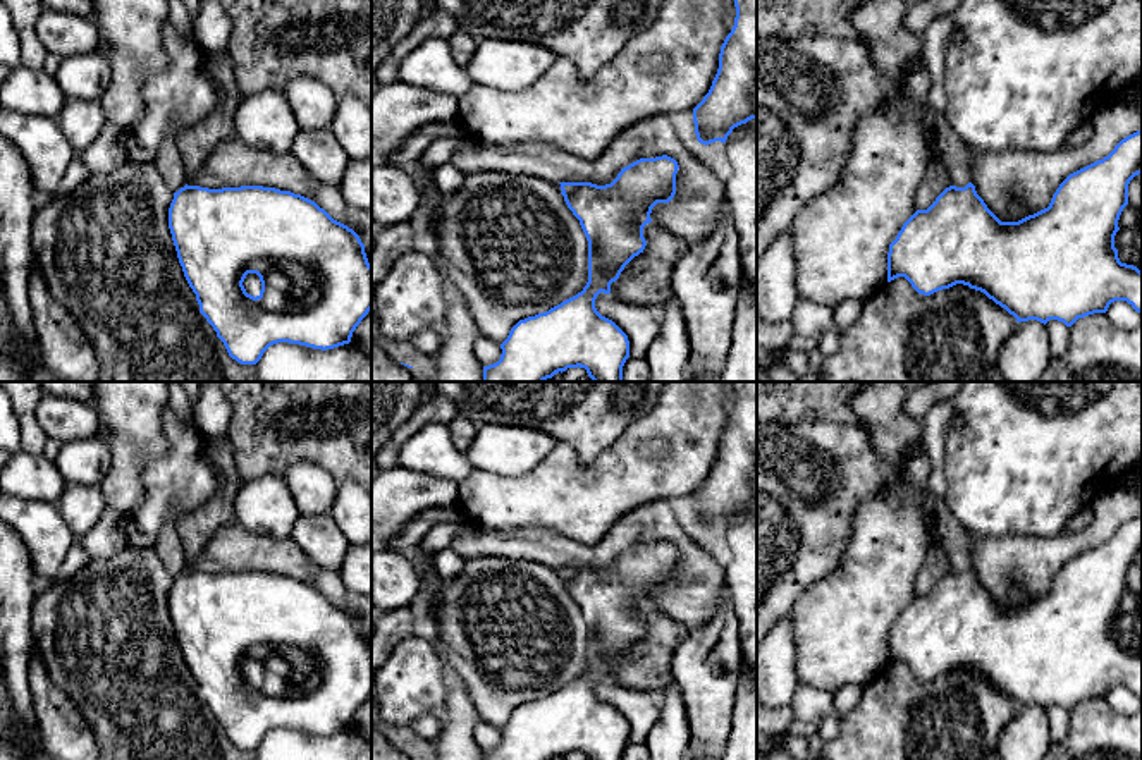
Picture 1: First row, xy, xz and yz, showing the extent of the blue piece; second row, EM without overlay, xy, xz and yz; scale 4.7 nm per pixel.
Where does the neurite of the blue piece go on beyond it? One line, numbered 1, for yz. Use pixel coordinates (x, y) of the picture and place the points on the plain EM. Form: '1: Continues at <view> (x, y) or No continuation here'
1: No continuation here

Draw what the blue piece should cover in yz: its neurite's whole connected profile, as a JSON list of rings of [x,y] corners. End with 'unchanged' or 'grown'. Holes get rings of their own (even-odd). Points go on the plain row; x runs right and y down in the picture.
[[[1142,514],[1102,545],[1070,559],[1047,593],[1018,607],[1001,607],[972,567],[949,571],[927,595],[917,595],[889,629],[887,667],[905,662],[924,681],[963,669],[984,677],[1018,708],[1058,705],[1071,712],[1078,703],[1106,698],[1114,686],[1127,686],[1142,702],[1142,657],[1121,648],[1114,633],[1128,569],[1139,559]]] | unchanged

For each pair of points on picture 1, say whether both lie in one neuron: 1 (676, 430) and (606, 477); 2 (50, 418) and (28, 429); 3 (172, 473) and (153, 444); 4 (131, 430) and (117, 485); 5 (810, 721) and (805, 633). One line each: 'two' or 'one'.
1: one
2: two
3: two
4: one
5: two

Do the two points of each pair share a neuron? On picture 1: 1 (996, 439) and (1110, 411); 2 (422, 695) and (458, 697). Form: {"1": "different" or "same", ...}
{"1": "same", "2": "different"}

